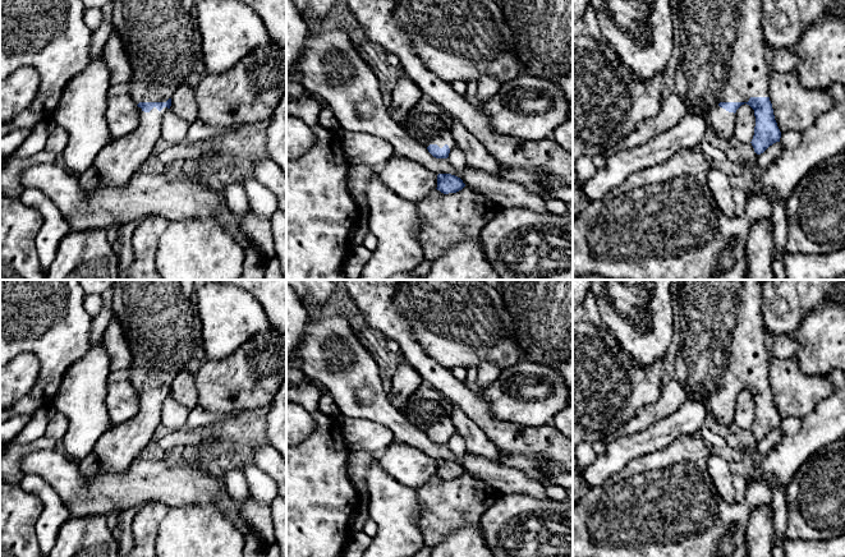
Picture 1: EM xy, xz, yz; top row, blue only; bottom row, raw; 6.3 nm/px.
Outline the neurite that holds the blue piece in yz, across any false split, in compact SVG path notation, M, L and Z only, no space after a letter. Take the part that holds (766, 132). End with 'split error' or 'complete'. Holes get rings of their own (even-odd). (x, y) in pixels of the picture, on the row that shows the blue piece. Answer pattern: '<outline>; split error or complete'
M671 0L671 14L678 55L675 93L686 103L689 114L703 115L717 138L730 141L734 137L735 112L747 103L754 110L756 116L754 135L750 142L754 152L761 155L780 142L781 132L768 97L771 74L764 57L767 46L762 32L762 0Z; split error

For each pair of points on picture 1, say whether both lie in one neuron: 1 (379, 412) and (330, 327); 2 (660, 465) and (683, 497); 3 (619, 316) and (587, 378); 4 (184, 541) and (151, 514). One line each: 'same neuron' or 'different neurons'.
1: same neuron
2: same neuron
3: different neurons
4: different neurons

